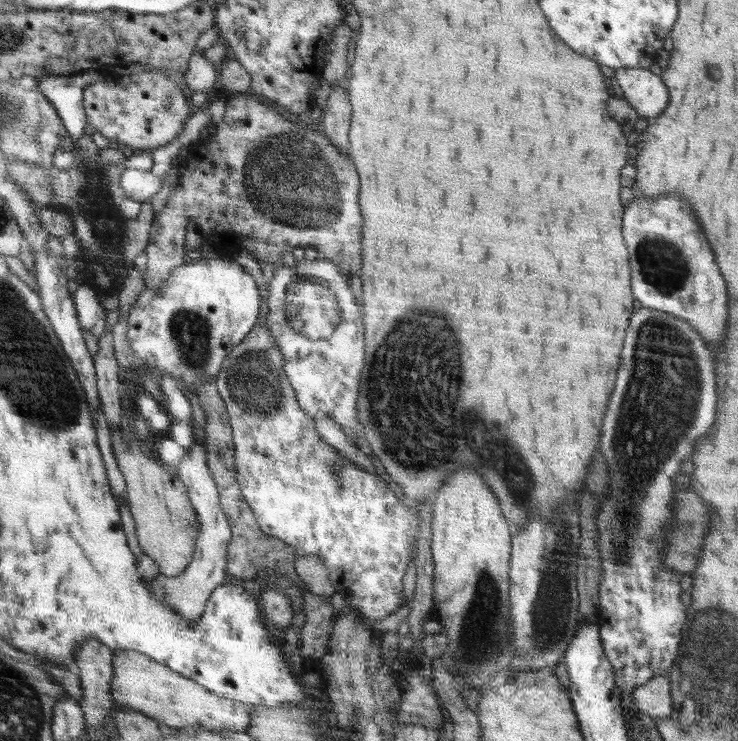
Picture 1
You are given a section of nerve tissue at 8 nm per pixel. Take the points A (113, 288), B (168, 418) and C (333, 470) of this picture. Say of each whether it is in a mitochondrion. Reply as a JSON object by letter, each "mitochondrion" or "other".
{"A":"other","B":"other","C":"mitochondrion"}

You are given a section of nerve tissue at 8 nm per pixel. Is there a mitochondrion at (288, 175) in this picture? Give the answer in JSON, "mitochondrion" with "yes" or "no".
{"mitochondrion":"yes"}

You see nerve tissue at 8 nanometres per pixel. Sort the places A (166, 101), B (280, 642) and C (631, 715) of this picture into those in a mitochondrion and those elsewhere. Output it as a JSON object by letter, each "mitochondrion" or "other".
{"A":"mitochondrion","B":"other","C":"other"}

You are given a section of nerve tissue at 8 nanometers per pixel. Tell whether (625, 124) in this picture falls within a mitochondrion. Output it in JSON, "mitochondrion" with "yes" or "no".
{"mitochondrion":"no"}

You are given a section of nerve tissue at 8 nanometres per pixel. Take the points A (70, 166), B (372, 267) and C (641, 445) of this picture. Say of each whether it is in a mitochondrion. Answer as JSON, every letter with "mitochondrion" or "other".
{"A":"other","B":"other","C":"mitochondrion"}

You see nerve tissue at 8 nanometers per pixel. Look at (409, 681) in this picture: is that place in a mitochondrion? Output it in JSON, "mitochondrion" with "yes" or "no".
{"mitochondrion":"no"}

